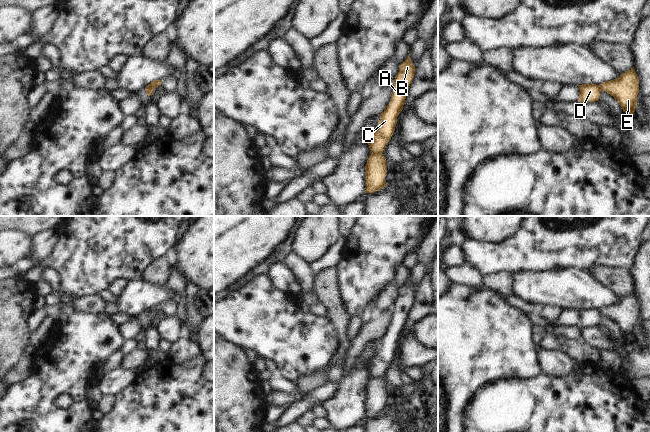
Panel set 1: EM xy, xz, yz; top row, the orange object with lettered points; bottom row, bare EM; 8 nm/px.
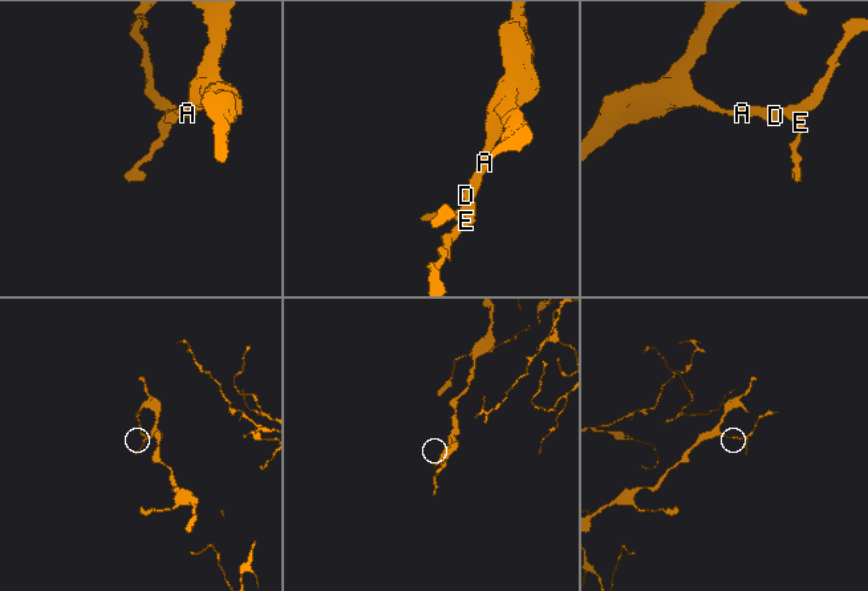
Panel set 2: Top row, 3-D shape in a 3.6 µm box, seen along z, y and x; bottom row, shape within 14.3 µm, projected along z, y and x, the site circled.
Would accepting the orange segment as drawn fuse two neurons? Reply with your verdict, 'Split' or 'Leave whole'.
Split

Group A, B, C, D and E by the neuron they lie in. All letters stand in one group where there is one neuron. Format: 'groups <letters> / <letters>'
groups A B C D / E

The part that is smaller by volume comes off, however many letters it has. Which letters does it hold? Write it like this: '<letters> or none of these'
E

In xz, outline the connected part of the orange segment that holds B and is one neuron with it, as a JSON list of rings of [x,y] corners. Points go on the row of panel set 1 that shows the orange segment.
[[[410,54],[399,66],[399,72],[393,80],[391,100],[380,114],[376,129],[369,135],[368,145],[372,153],[382,153],[390,141],[397,124],[397,117],[403,110],[409,86],[415,75],[415,66],[411,62]]]

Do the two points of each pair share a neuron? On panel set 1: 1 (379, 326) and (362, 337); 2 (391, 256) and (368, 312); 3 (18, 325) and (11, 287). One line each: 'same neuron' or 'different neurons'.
1: same neuron
2: different neurons
3: same neuron

